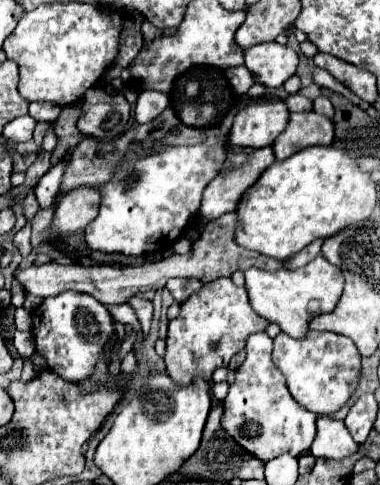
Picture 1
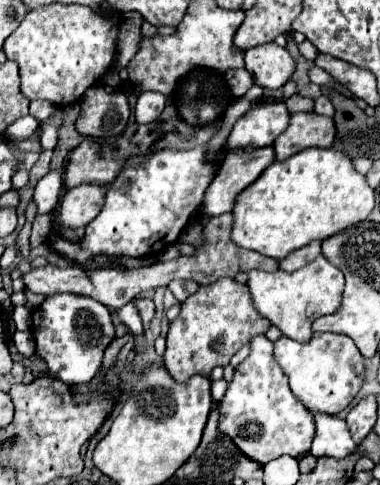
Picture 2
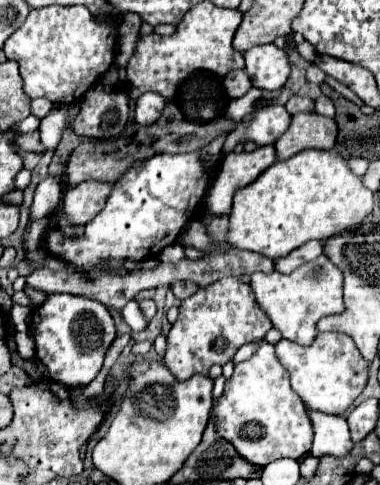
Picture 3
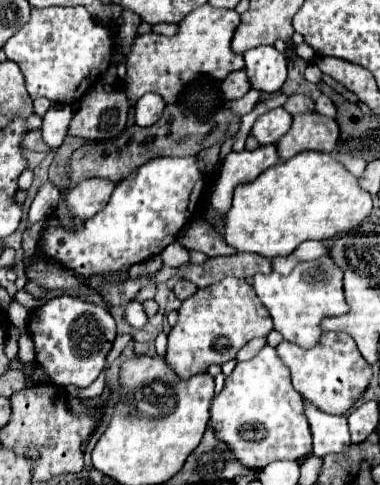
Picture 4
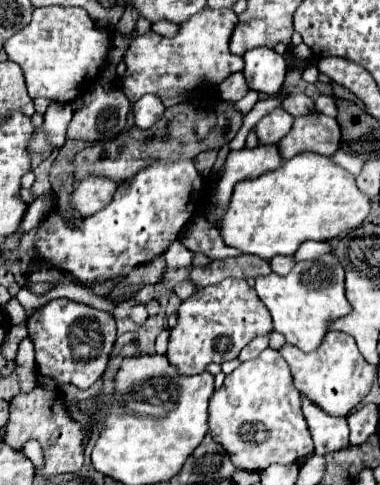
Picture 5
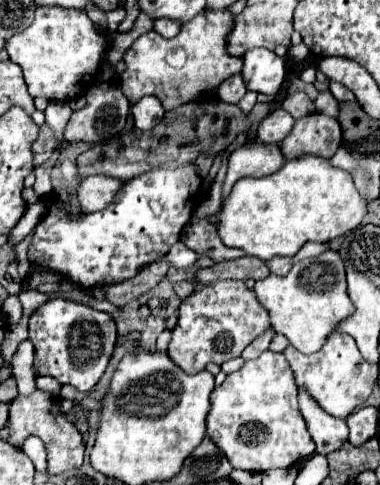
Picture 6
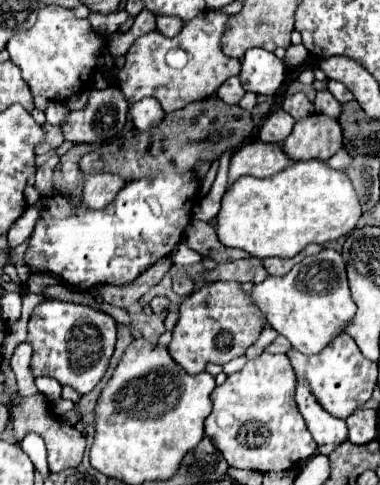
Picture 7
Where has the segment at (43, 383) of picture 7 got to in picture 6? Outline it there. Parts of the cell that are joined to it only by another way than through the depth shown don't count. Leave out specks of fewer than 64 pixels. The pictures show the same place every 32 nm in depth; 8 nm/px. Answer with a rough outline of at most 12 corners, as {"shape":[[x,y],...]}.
{"shape":[[38,376],[36,387],[59,396],[61,384],[55,378]]}

